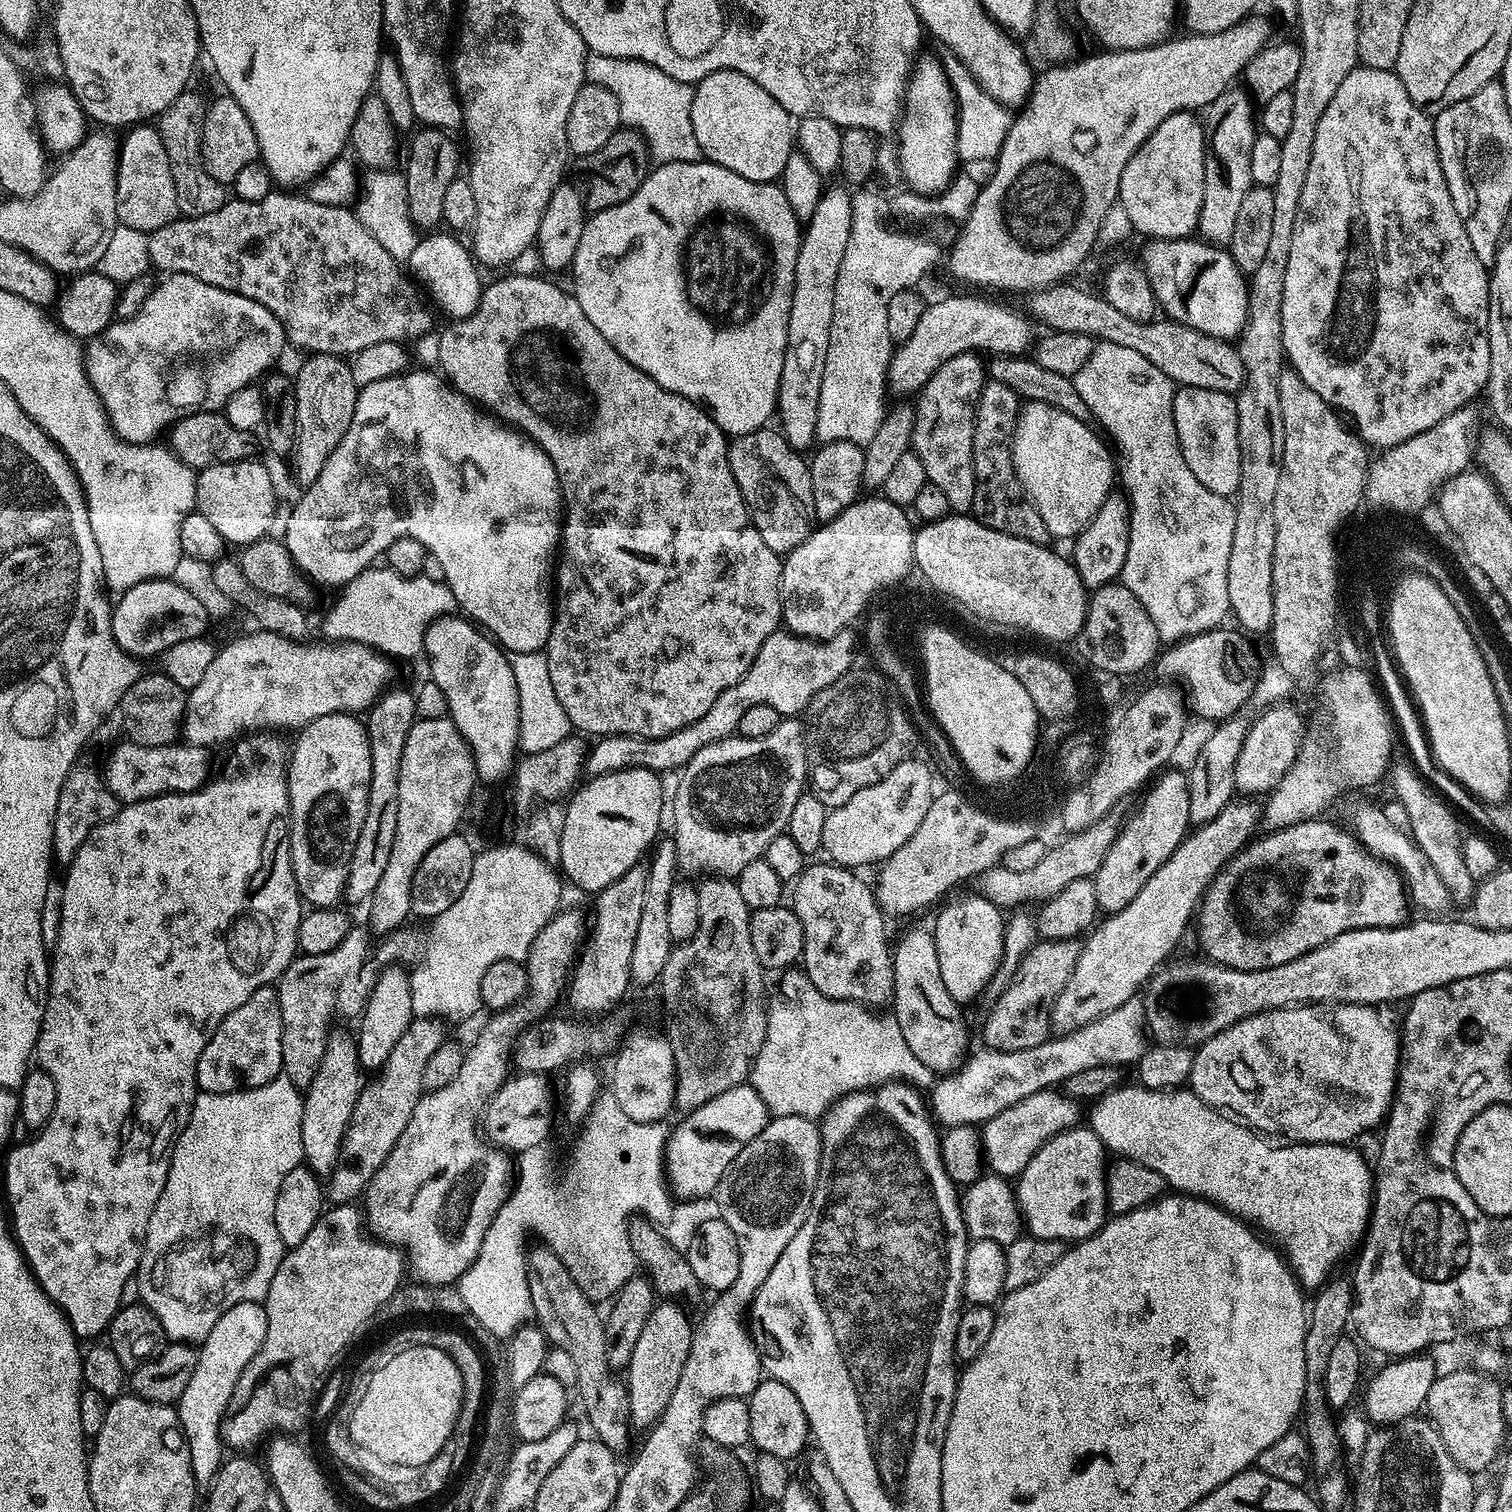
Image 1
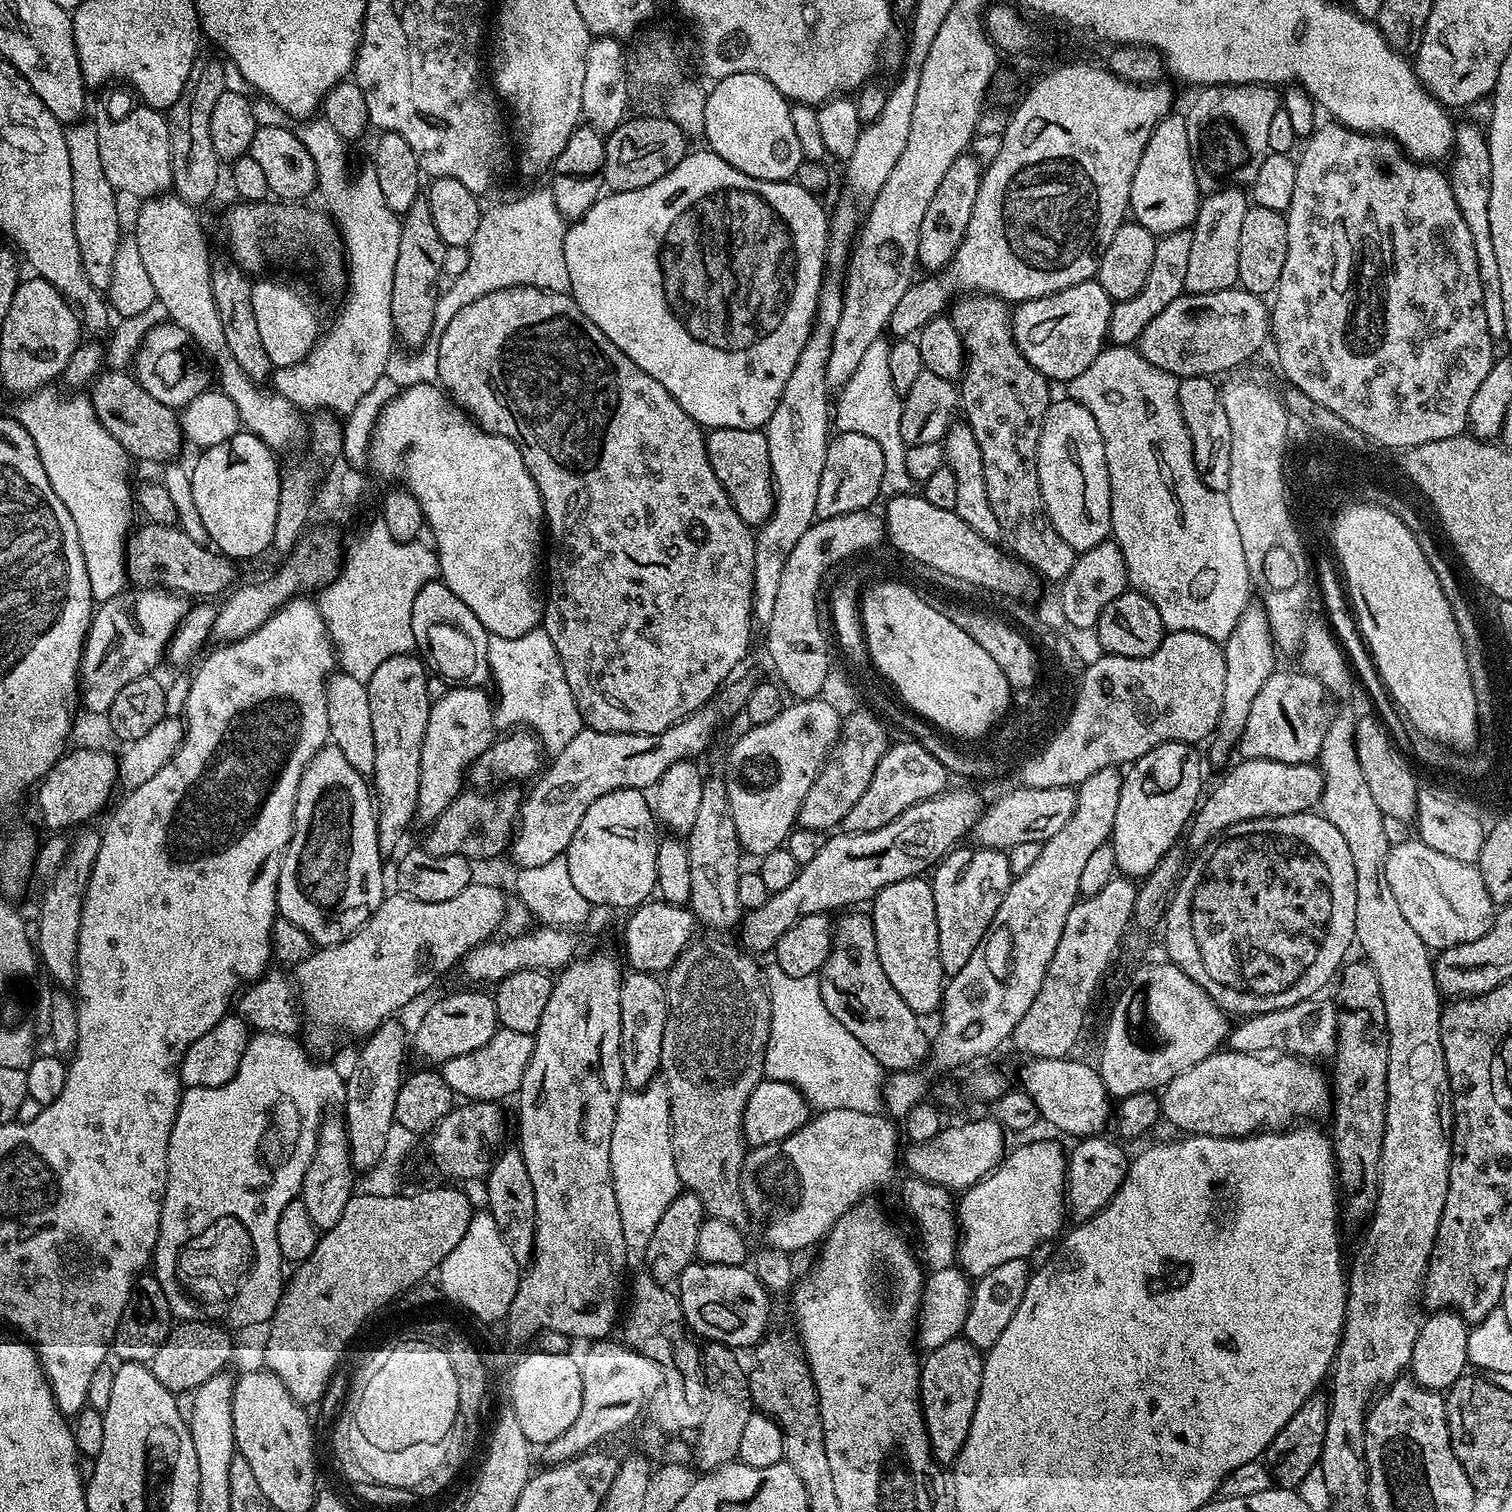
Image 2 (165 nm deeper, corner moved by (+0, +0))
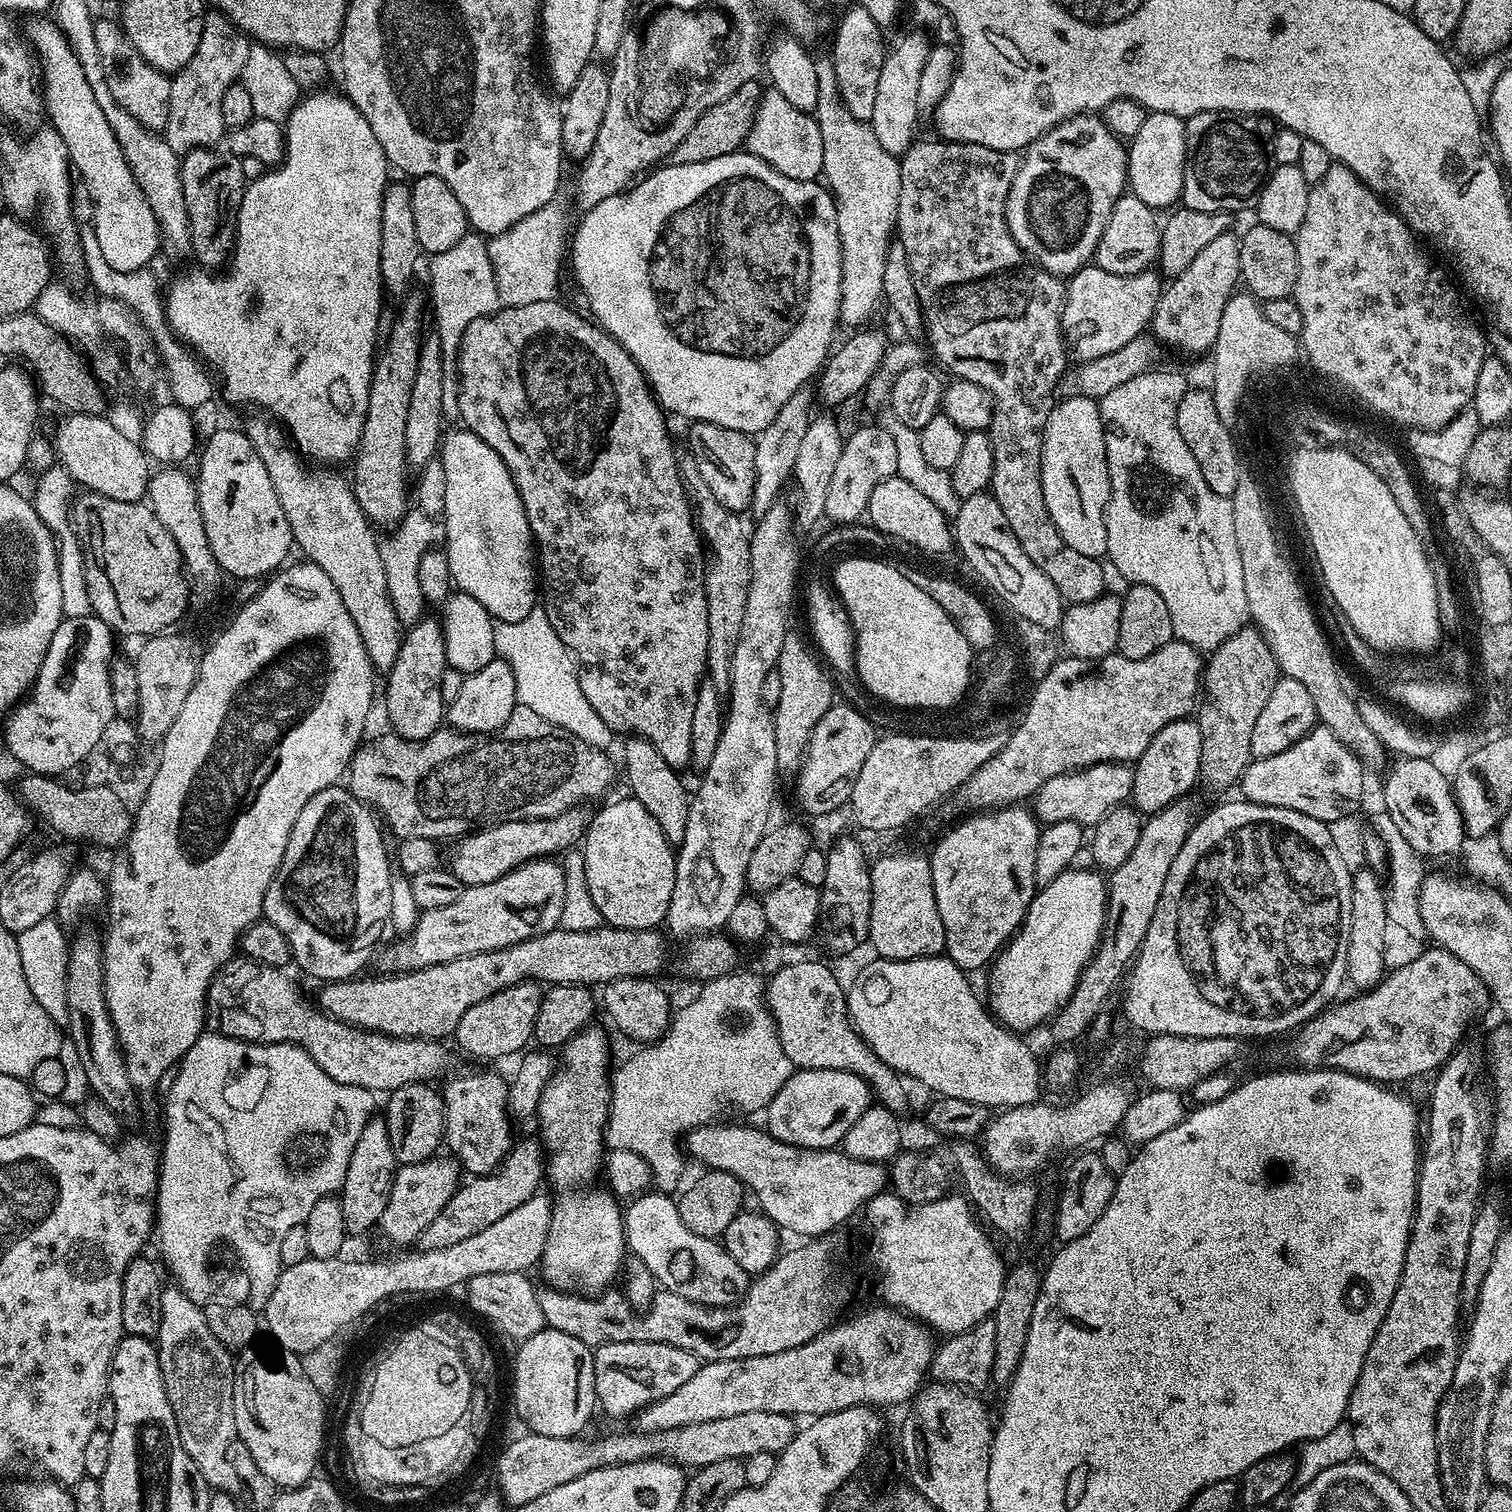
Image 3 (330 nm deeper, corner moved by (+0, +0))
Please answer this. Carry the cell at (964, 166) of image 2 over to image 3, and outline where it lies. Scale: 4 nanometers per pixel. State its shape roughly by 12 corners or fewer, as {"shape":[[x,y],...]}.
{"shape":[[917,139],[896,232],[926,340],[992,395],[990,491],[1068,604],[1105,595],[1040,473],[1065,281],[1017,153]]}

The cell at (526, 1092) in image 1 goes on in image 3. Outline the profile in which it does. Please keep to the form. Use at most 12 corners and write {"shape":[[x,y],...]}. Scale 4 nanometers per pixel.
{"shape":[[448,1154],[399,1165],[378,1225],[415,1245],[461,1183]]}

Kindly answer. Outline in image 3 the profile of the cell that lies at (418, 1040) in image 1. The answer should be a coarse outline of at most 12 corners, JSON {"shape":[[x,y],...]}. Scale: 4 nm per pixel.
{"shape":[[515,984],[466,1010],[454,1041],[480,1060],[523,1053],[542,988]]}

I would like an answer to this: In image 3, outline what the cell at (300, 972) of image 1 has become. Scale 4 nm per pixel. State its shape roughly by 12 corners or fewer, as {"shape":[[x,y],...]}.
{"shape":[[531,860],[421,911],[403,974],[555,930],[563,863]]}

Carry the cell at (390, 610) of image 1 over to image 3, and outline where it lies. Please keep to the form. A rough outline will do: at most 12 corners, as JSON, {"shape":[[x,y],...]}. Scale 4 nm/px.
{"shape":[[410,510],[380,540],[401,625],[421,619],[419,562],[444,540],[437,517]]}

